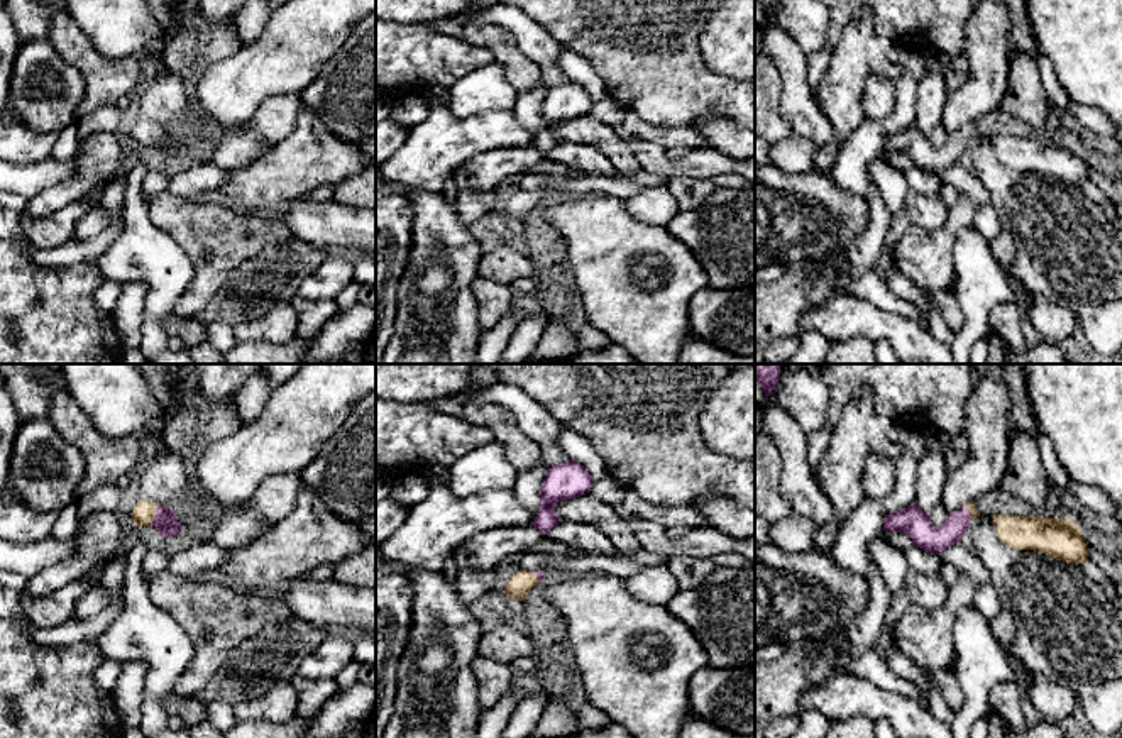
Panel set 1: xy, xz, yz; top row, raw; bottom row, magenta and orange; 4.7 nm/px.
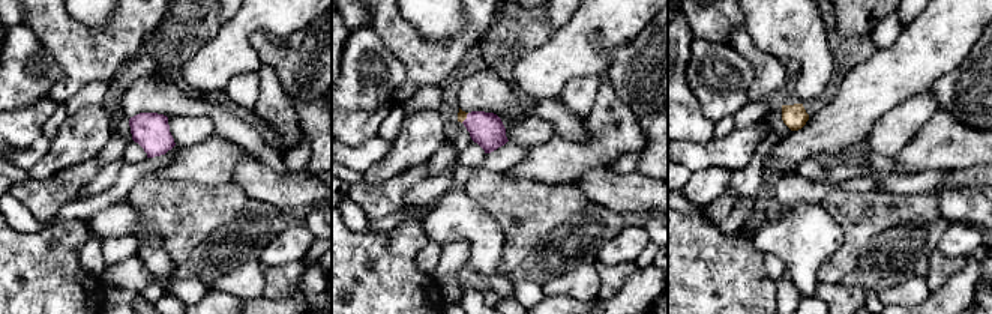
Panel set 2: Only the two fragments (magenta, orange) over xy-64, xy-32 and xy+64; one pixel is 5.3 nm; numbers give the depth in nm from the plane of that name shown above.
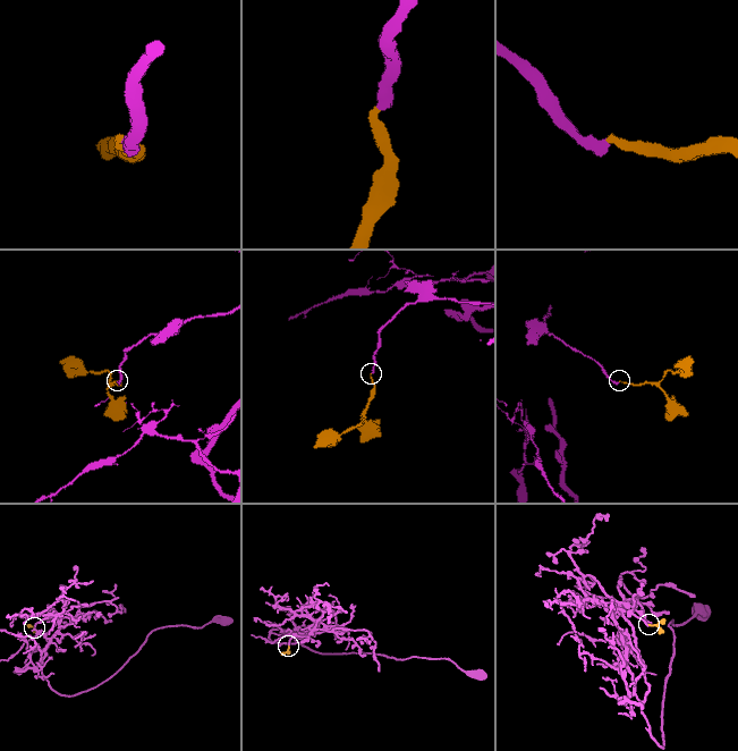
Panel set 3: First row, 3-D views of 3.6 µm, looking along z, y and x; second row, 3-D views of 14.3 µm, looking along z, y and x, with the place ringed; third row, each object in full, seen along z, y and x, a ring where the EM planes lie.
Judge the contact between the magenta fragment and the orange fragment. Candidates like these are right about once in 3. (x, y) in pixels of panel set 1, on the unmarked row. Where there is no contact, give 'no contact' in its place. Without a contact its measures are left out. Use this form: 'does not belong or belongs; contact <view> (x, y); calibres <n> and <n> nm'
belongs; contact xy (156, 136); calibres 110 and 110 nm

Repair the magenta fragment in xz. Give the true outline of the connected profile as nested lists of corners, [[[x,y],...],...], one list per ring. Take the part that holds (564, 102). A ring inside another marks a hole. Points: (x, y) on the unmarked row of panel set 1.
[[[567,81],[548,88],[540,108],[540,129],[531,146],[548,156],[562,140],[555,127],[565,120],[580,118],[592,108],[594,98],[575,81]]]

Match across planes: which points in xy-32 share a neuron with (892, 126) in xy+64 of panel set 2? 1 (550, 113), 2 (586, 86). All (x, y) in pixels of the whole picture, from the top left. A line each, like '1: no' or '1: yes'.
1: no
2: yes

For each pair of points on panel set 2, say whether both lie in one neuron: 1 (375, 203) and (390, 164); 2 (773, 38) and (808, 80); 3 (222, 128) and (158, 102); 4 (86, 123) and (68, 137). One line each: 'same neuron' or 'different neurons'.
1: different neurons
2: same neuron
3: same neuron
4: same neuron

